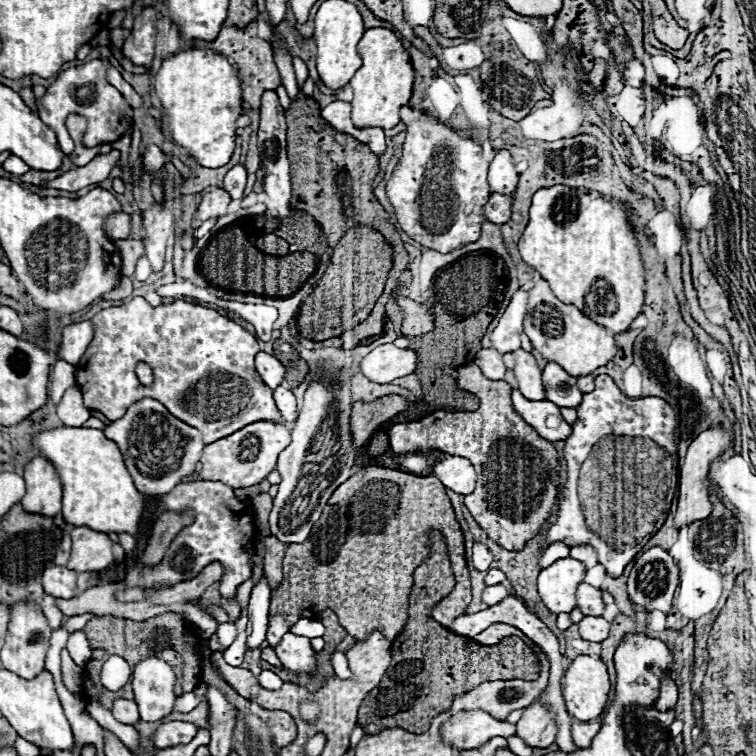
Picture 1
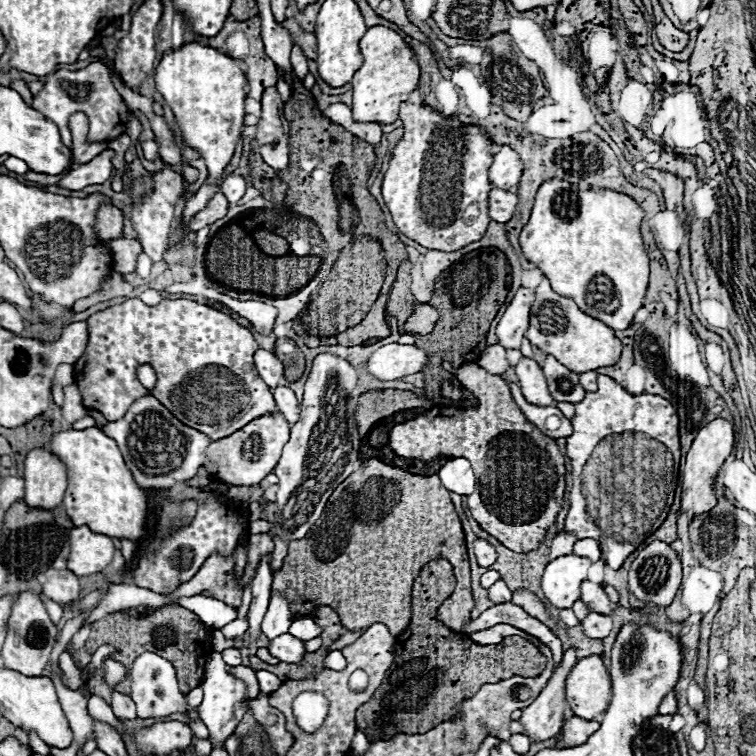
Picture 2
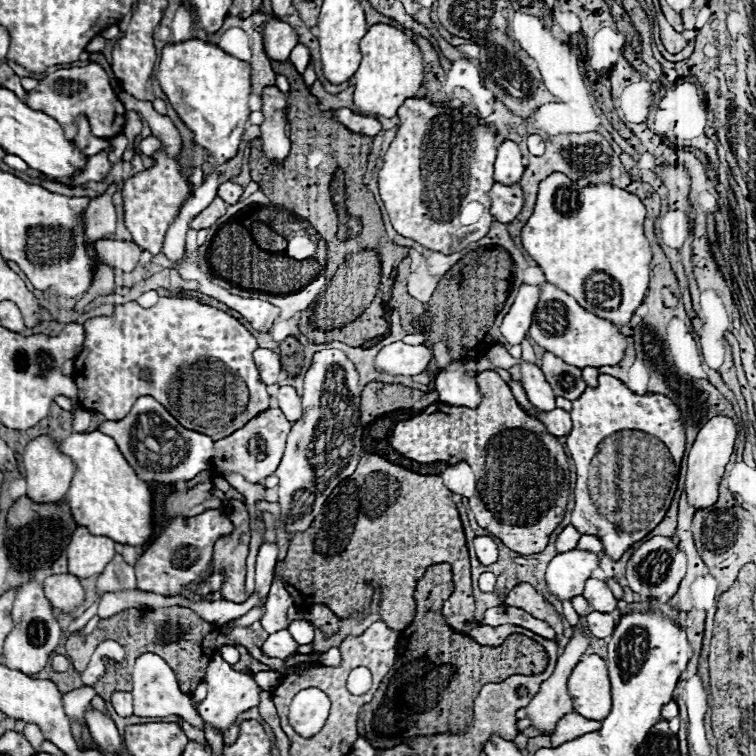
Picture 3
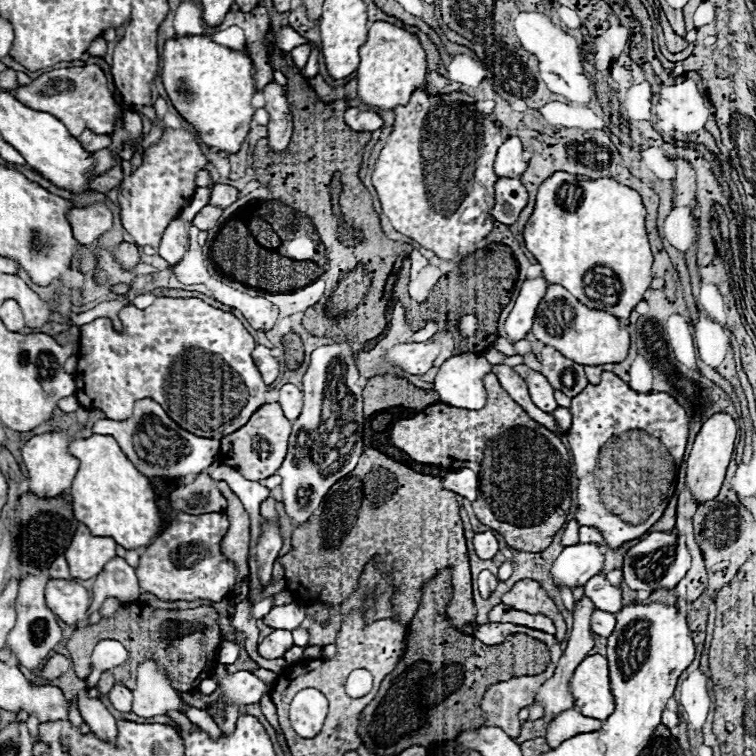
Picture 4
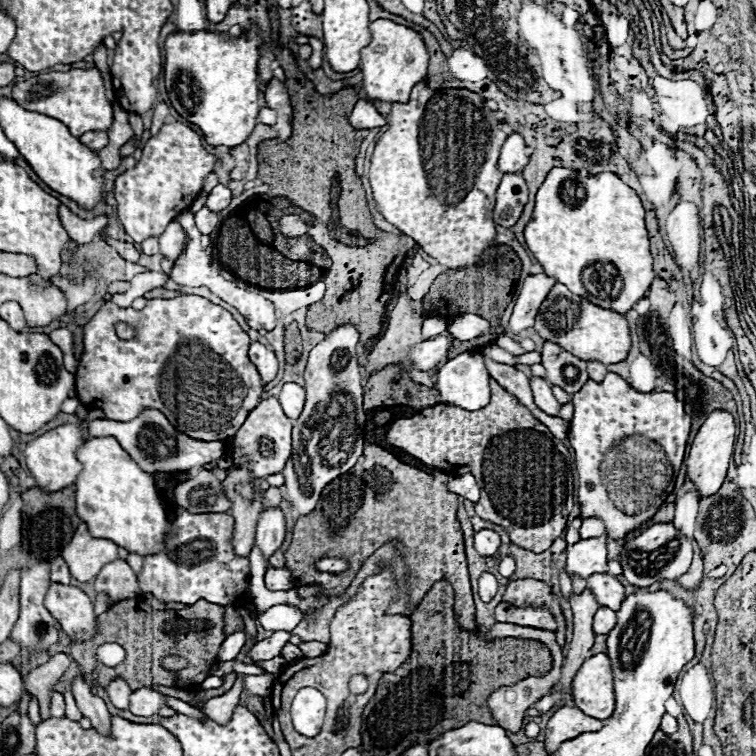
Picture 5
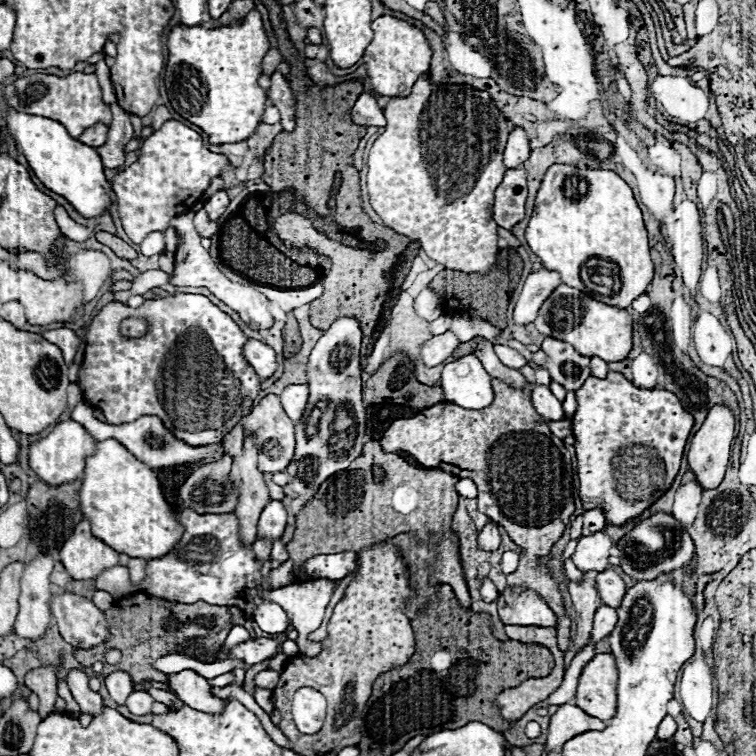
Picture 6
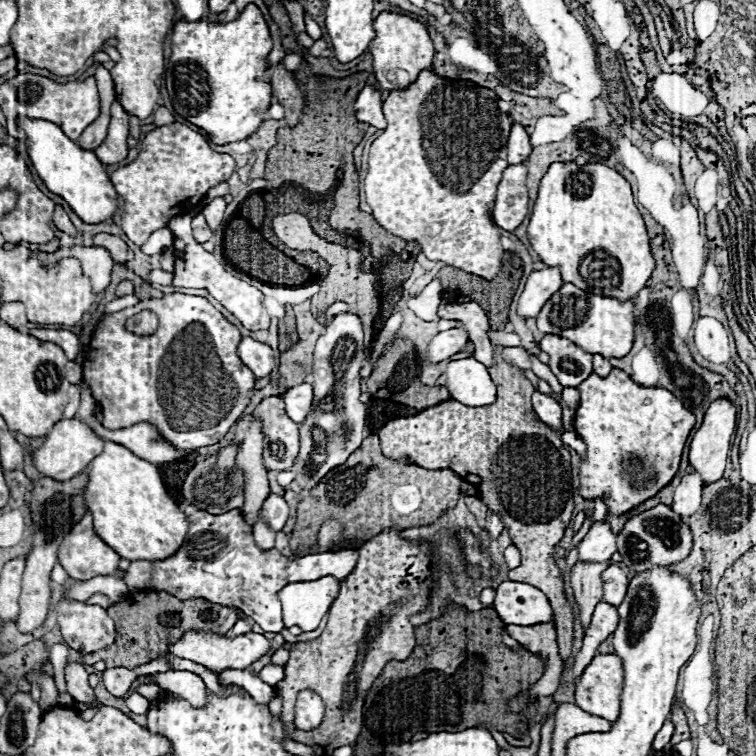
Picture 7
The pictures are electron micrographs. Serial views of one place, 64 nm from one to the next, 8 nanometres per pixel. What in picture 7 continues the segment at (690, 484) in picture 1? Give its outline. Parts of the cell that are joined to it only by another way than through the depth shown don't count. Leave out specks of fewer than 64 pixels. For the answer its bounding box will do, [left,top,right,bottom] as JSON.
[690,398,736,484]

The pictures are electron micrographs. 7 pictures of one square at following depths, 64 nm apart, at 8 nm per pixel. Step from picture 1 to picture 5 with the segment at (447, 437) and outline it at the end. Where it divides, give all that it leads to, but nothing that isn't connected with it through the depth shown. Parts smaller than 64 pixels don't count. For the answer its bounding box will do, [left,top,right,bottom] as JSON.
[386,380,574,552]

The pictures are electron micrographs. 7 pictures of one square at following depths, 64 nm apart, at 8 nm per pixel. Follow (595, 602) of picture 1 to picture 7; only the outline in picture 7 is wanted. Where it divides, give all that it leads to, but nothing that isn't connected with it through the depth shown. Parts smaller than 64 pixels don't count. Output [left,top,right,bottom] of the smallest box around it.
[602,564,628,606]

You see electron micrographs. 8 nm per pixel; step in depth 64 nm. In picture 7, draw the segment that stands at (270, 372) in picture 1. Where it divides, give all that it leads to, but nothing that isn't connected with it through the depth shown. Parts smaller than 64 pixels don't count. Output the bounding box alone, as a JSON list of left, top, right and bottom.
[238,338,274,378]

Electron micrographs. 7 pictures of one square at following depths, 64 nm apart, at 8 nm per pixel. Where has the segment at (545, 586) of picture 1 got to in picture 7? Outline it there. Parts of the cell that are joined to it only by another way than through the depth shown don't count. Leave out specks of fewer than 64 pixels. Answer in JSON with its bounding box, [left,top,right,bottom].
[578,520,616,562]

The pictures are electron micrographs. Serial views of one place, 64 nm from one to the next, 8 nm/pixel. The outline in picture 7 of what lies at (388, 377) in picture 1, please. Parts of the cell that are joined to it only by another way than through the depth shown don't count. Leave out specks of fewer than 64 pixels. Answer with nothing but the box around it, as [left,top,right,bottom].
[428,328,468,362]

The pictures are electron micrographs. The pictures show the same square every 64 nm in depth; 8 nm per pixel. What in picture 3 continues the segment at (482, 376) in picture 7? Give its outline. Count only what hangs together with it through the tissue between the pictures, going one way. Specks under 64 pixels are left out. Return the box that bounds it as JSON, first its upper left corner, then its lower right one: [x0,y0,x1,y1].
[436,358,511,408]

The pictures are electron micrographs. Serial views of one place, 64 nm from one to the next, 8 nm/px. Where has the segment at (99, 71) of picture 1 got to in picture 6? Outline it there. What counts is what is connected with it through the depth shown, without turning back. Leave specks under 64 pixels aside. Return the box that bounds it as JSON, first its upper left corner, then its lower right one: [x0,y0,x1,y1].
[4,72,110,138]

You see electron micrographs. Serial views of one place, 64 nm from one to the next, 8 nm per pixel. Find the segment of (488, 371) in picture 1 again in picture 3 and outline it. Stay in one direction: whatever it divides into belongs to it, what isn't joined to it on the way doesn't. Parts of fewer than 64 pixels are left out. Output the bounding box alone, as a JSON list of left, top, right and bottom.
[488,346,516,370]

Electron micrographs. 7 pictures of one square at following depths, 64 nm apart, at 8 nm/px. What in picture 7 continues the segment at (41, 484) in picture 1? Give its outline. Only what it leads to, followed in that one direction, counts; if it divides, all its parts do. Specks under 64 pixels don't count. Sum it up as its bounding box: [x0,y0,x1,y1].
[34,418,104,480]

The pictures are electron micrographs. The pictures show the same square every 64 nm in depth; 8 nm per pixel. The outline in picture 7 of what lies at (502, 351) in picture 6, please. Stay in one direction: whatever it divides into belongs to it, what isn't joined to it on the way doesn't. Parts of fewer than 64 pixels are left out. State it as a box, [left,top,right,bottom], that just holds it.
[504,348,532,370]

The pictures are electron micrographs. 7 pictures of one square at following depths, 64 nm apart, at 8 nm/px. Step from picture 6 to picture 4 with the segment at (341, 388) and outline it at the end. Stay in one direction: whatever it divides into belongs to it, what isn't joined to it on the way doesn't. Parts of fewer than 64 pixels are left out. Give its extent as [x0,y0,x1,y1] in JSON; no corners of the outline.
[278,340,364,526]

